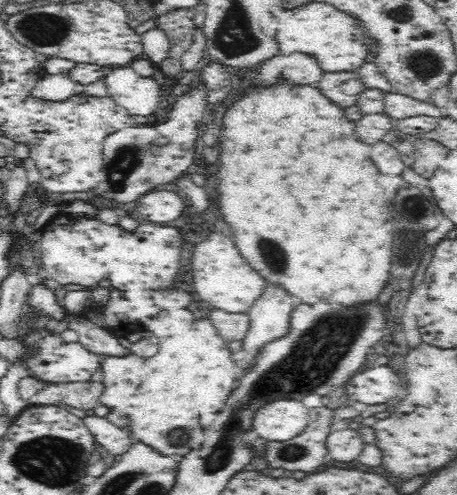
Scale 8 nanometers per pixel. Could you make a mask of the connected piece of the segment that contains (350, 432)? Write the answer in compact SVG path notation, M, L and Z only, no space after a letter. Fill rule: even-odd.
M355 426L341 430L328 430L324 436L324 449L326 449L327 460L338 460L338 462L350 462L354 460L360 450L363 441Z

